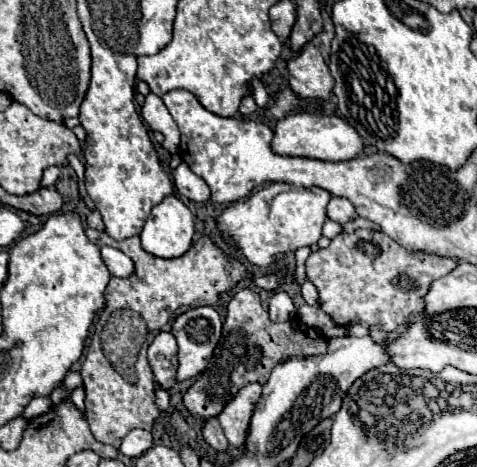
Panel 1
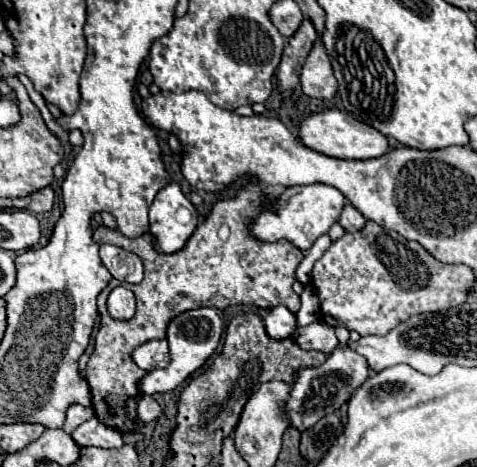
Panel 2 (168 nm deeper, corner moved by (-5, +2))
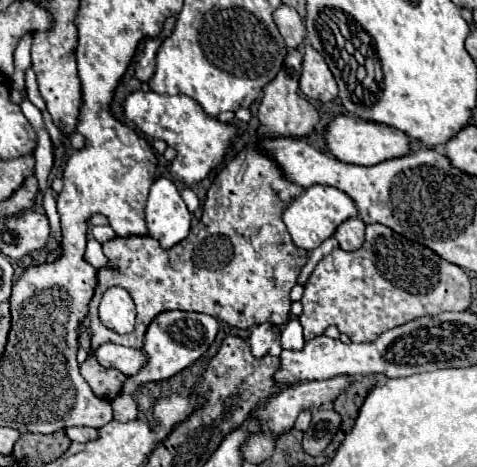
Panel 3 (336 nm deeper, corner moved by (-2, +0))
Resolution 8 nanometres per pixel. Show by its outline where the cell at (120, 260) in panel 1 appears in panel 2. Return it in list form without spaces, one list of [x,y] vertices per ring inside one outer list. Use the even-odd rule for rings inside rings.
[[[101,244],[99,256],[101,256],[103,266],[111,272],[113,278],[121,282],[129,282],[129,284],[139,284],[143,280],[143,264],[135,254],[119,246]]]

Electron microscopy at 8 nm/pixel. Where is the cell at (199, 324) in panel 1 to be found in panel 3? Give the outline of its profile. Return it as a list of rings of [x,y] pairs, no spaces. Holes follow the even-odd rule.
[[[170,310],[158,314],[152,324],[148,326],[144,346],[142,350],[148,354],[148,364],[134,376],[130,376],[124,382],[122,392],[124,394],[136,394],[144,384],[148,382],[162,382],[172,378],[174,374],[182,372],[190,364],[194,364],[214,342],[218,334],[218,320],[208,314],[196,314],[196,312],[182,312],[182,310]]]

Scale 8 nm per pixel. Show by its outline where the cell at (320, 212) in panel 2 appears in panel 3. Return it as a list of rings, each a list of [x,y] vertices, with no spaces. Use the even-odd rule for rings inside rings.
[[[310,186],[306,188],[298,198],[292,200],[292,204],[284,210],[284,224],[292,236],[292,242],[302,248],[302,250],[314,250],[316,246],[320,246],[326,238],[330,238],[338,224],[342,224],[344,220],[358,216],[358,210],[352,202],[350,196],[346,196],[344,192],[332,188],[332,186]]]

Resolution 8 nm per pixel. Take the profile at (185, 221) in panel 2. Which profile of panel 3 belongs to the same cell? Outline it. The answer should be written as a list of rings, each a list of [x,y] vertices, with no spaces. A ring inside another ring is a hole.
[[[158,178],[152,184],[146,202],[148,234],[168,250],[188,236],[190,220],[192,216],[174,182],[168,178]]]

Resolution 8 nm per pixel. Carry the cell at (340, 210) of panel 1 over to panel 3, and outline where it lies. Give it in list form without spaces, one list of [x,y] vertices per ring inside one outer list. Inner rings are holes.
[[[350,218],[344,220],[338,228],[336,228],[336,240],[340,242],[340,248],[344,250],[358,250],[364,244],[364,230],[366,224],[360,218]]]

